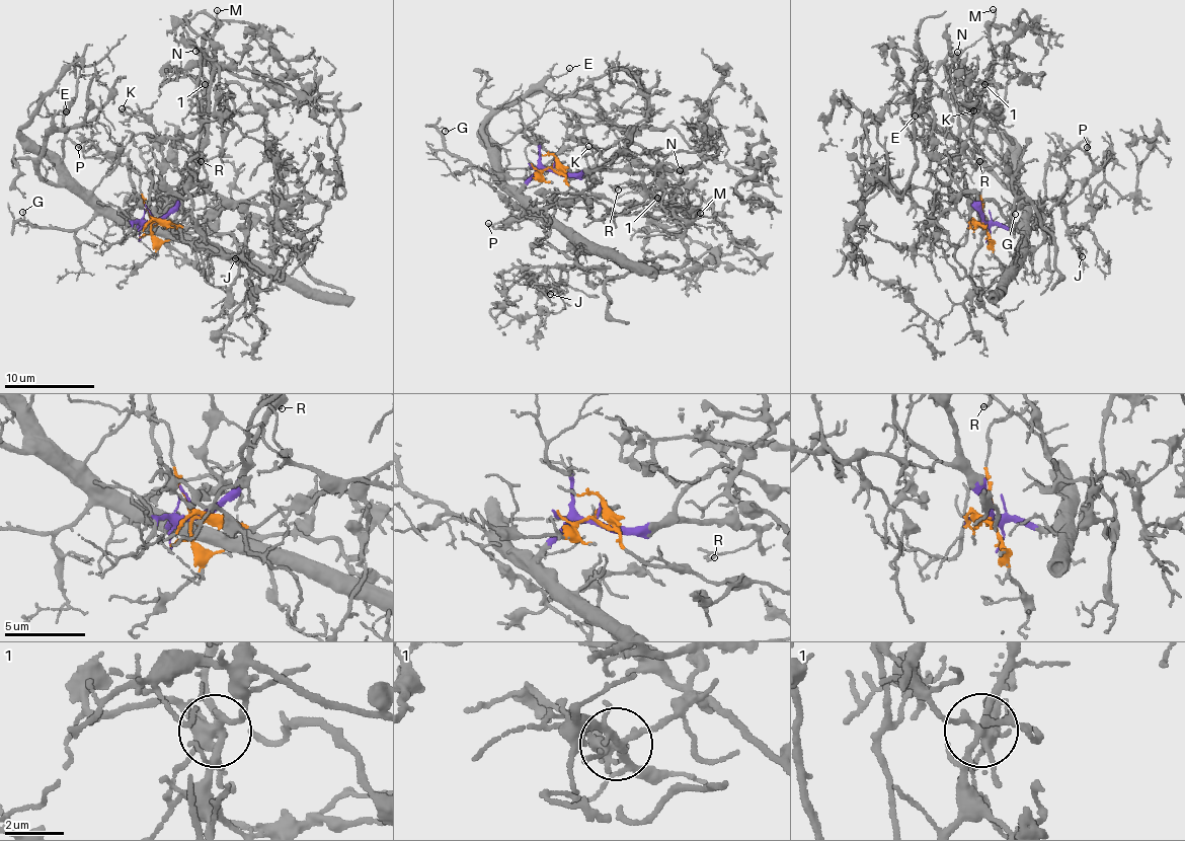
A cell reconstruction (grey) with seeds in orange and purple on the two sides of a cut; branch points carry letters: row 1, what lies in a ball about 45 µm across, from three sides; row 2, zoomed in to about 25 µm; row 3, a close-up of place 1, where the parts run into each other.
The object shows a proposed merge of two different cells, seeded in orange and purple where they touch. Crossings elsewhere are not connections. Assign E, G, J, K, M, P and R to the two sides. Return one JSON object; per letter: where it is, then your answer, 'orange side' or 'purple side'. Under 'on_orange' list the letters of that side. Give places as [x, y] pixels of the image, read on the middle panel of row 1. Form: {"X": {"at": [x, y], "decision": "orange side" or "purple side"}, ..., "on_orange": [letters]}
{"E": {"at": [569, 68], "decision": "purple side"}, "G": {"at": [445, 131], "decision": "purple side"}, "J": {"at": [550, 294], "decision": "orange side"}, "K": {"at": [588, 146], "decision": "orange side"}, "M": {"at": [700, 213], "decision": "purple side"}, "P": {"at": [488, 223], "decision": "orange side"}, "R": {"at": [618, 189], "decision": "purple side"}, "on_orange": ["J", "K", "P"]}

